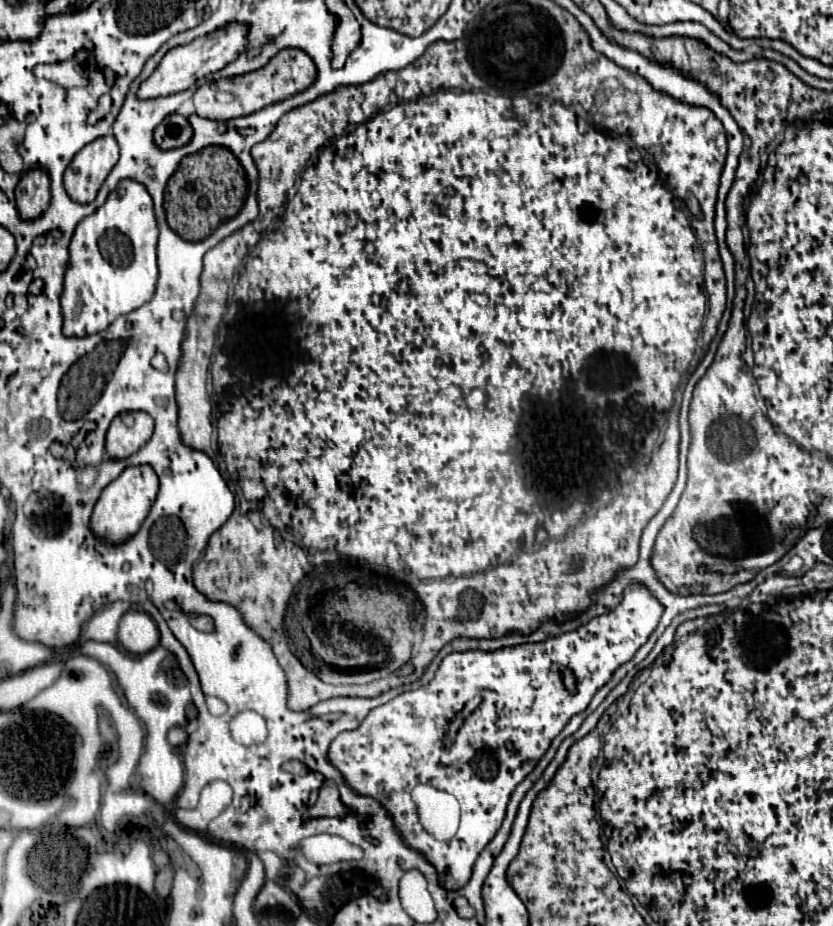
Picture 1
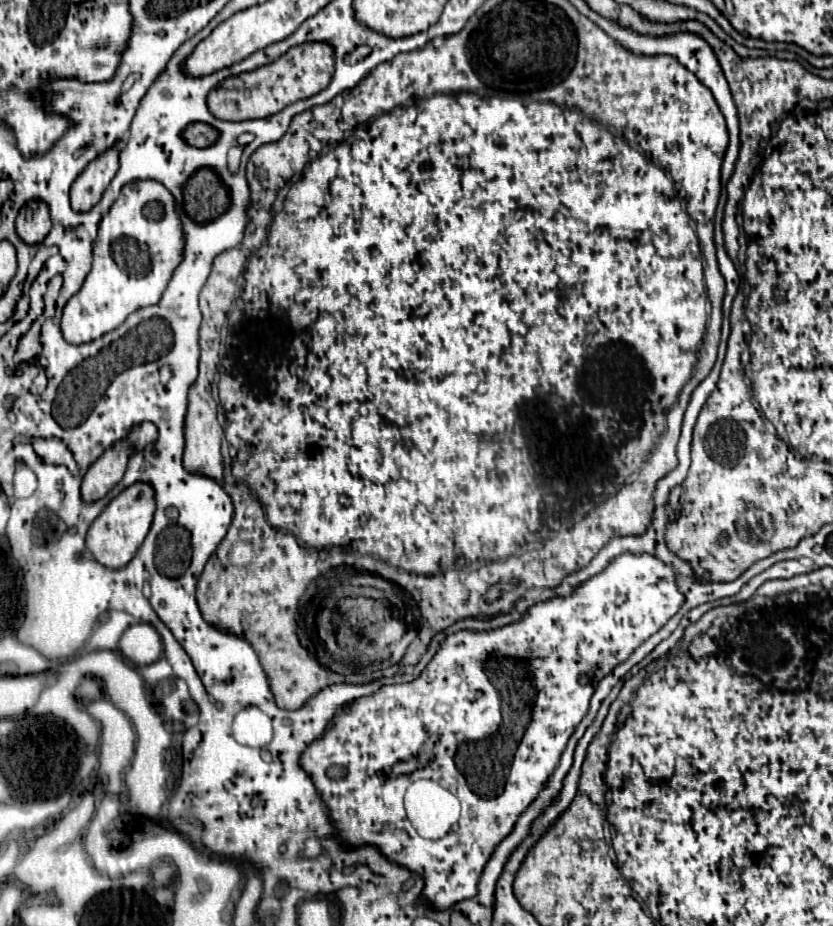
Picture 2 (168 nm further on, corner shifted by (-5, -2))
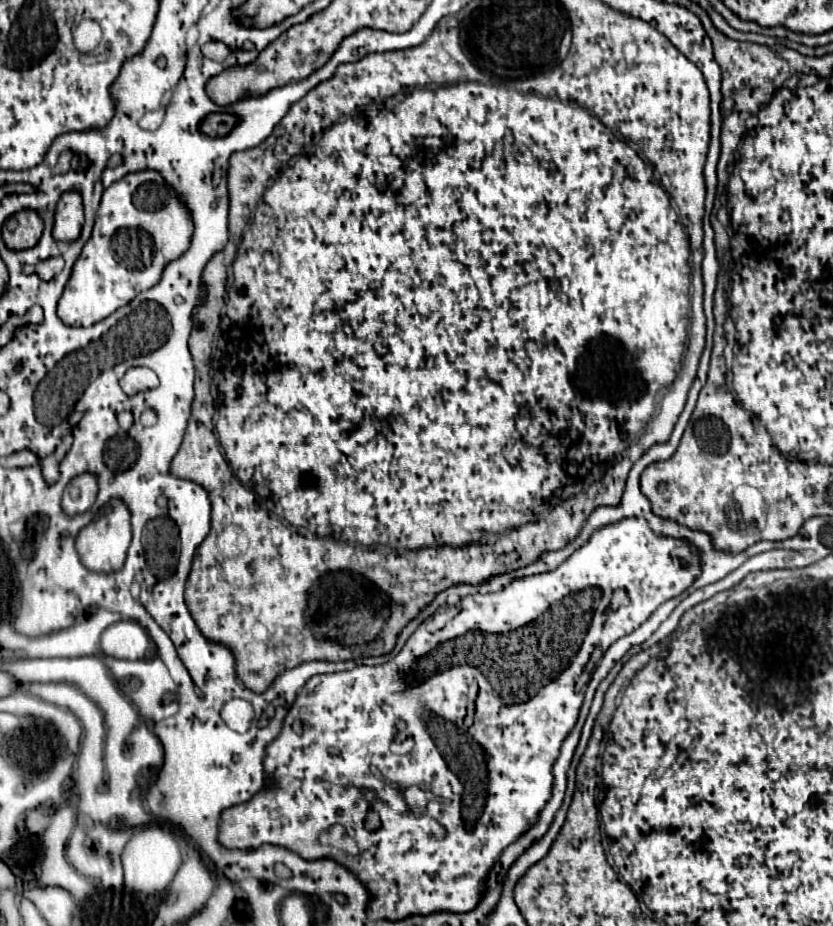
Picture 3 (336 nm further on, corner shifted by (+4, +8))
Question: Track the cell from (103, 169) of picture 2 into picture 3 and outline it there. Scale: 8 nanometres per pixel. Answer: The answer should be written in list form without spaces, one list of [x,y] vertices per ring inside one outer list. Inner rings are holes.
[[[75,191],[63,193],[55,209],[55,225],[53,237],[63,243],[71,243],[81,235],[85,217],[83,217],[83,201],[81,195]]]

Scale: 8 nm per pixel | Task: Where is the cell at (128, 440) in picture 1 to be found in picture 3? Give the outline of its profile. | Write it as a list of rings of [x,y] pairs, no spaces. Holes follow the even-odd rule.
[[[79,475],[75,477],[63,491],[61,507],[65,515],[73,517],[91,509],[97,497],[97,479],[95,475]]]

